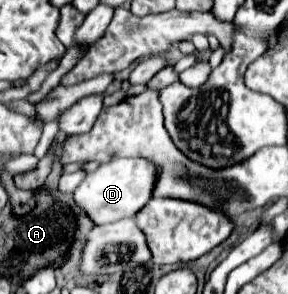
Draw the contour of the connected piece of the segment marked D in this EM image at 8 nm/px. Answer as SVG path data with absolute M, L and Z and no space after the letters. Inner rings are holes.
M115 158L107 164L101 164L81 182L81 186L75 190L75 202L89 214L89 218L97 226L117 222L121 218L135 218L137 212L153 198L157 180L159 166L147 164L147 160L143 158Z

